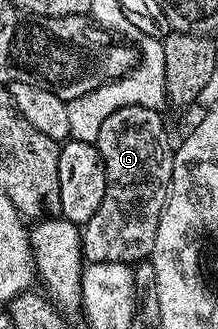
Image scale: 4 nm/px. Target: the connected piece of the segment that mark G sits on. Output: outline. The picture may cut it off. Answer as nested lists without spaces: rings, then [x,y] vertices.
[[[139,106],[117,108],[113,116],[101,124],[98,148],[105,160],[105,200],[101,200],[101,208],[89,216],[82,226],[83,257],[87,262],[126,262],[136,264],[150,259],[151,249],[157,240],[157,224],[161,220],[161,212],[167,203],[167,192],[171,189],[173,176],[173,160],[175,146],[167,135],[167,126],[163,123],[164,115],[158,110]]]

